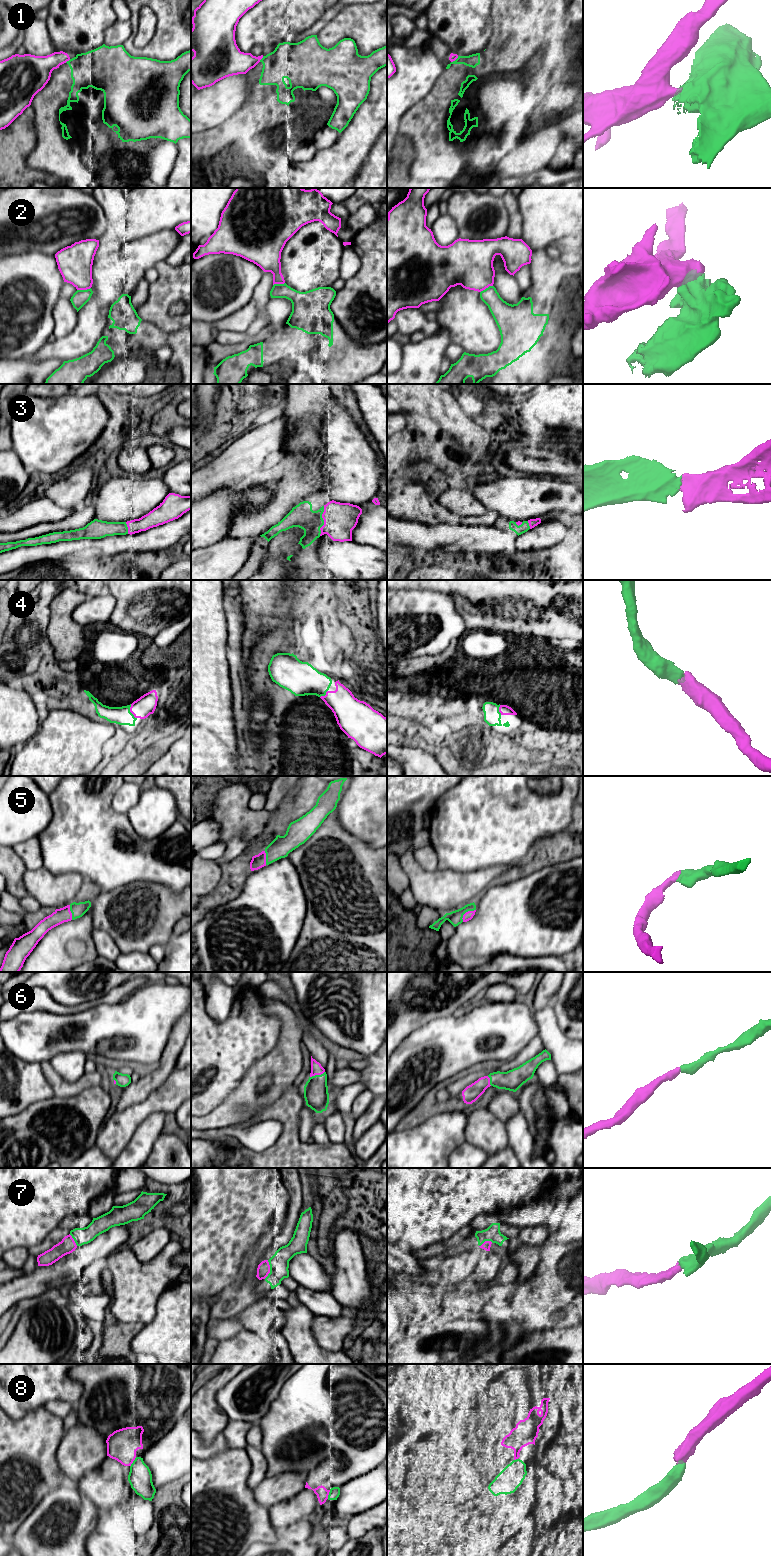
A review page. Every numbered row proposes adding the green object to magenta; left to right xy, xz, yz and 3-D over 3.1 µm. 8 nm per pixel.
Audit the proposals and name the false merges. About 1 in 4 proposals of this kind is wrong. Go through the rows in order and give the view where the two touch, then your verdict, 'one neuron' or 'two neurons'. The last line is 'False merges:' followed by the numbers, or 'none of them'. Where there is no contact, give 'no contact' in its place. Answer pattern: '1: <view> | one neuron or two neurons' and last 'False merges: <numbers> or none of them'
1: xz | two neurons
2: xy | two neurons
3: xz | one neuron
4: xy | one neuron
5: yz | one neuron
6: xz | one neuron
7: xz | one neuron
8: xy | one neuron
False merges: 1, 2

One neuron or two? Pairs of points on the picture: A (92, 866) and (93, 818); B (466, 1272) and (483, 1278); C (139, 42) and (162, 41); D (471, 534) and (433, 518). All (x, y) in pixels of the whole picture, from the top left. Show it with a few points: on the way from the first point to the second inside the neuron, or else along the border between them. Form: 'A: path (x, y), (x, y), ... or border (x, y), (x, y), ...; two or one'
A: path (92, 854), (92, 830); one
B: border (486, 1259), (471, 1279); two
C: border (158, 20), (152, 39), (142, 47), (135, 47); two
D: border (420, 522), (431, 525), (467, 525); two

